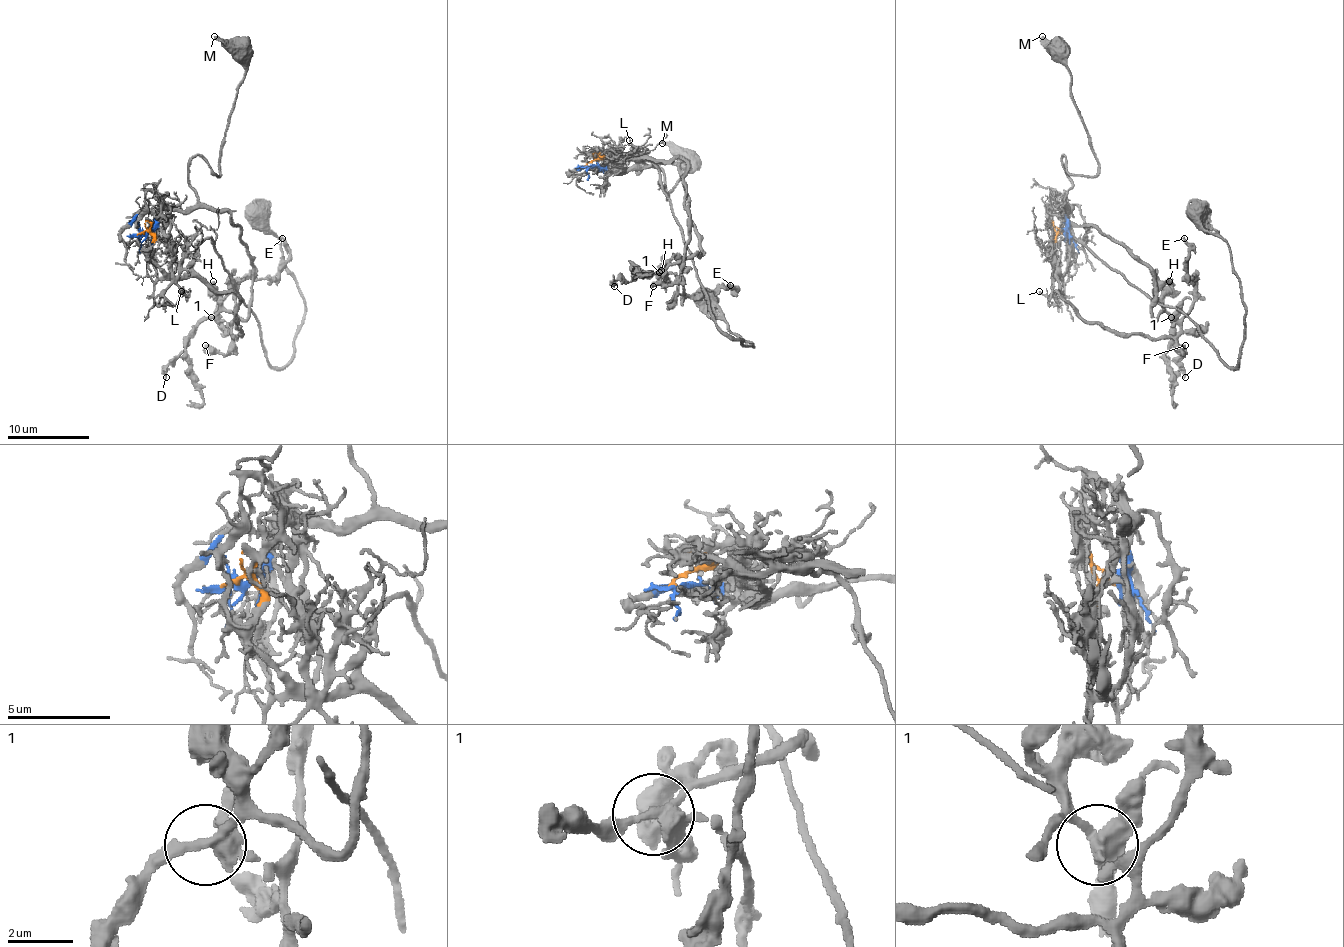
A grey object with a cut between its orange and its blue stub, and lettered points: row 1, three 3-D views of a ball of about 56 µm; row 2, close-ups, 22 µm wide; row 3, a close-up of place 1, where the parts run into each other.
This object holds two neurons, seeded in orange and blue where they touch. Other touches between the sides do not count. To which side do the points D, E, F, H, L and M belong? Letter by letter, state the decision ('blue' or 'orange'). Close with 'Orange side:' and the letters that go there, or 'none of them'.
D: blue
E: orange
F: orange
H: blue
L: orange
M: blue
Orange side: E, F, L

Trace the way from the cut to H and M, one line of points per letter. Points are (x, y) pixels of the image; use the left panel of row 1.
H: (137, 235), (164, 208), (226, 211), (238, 227), (252, 270), (246, 317), (240, 319), (224, 307), (213, 280)
M: (137, 235), (164, 208), (189, 211), (197, 202), (189, 180), (197, 155), (220, 174), (244, 67), (213, 36)

